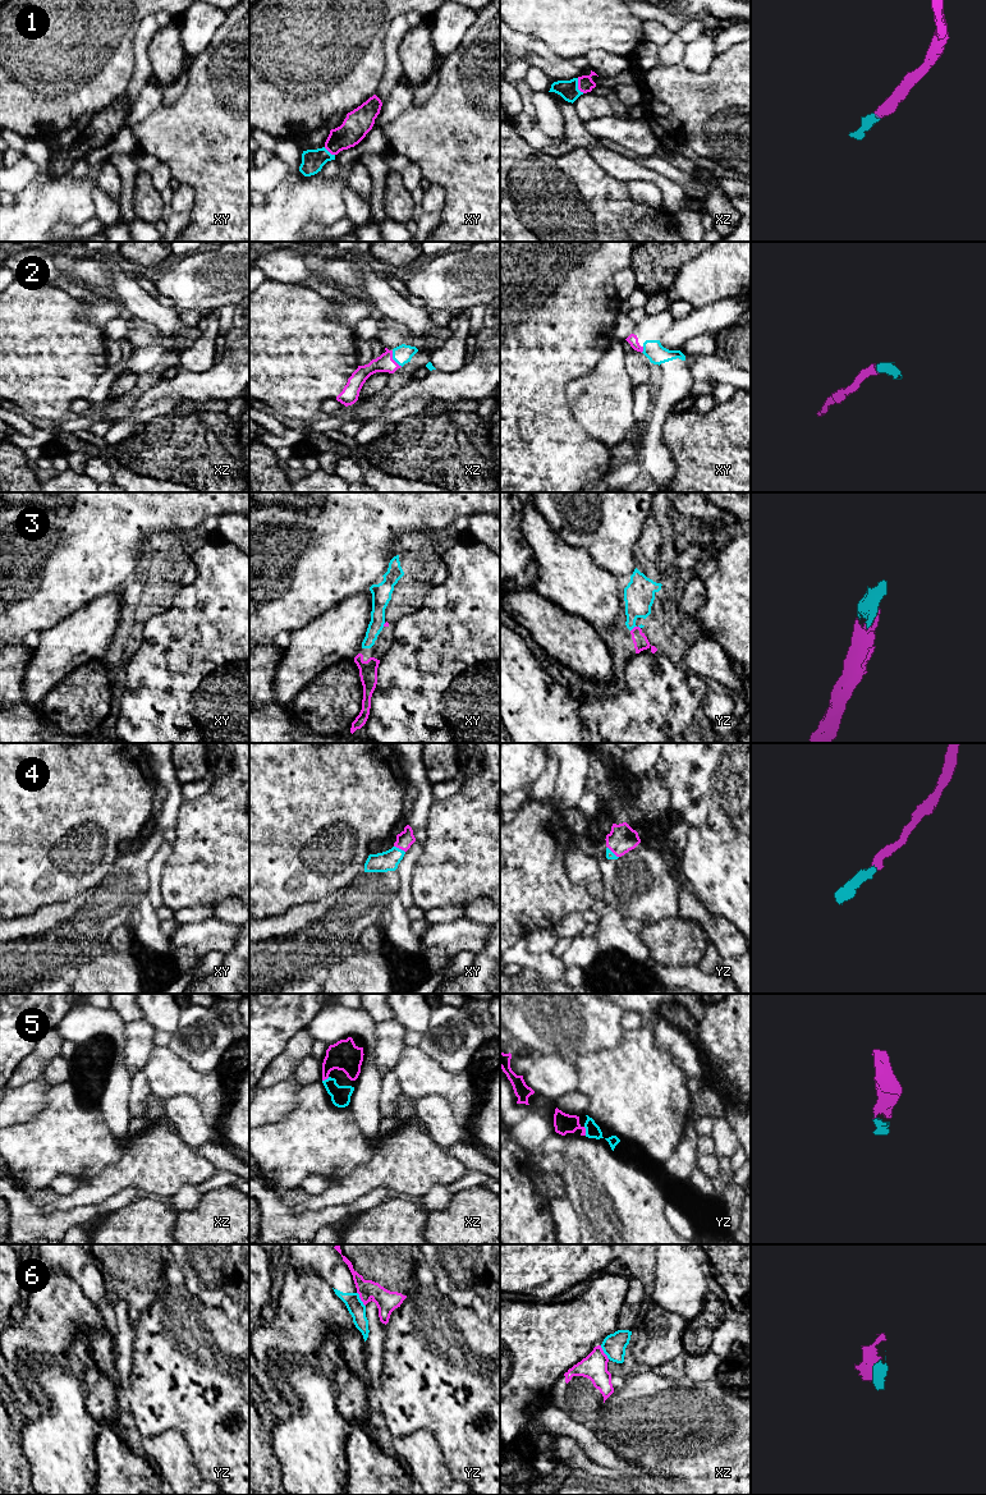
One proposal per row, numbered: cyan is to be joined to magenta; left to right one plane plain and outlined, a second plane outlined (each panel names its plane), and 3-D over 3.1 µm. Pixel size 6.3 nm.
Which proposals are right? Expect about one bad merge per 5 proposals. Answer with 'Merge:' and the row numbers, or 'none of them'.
Merge: 1, 2, 3, 4, 5

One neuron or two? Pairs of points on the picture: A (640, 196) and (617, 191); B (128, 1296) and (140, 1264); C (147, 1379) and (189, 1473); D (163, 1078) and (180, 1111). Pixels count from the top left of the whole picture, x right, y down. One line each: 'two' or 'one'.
A: two
B: one
C: two
D: two

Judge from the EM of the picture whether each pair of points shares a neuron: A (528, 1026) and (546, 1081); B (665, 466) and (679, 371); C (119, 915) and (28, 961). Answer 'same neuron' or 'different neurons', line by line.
A: different neurons
B: same neuron
C: same neuron

